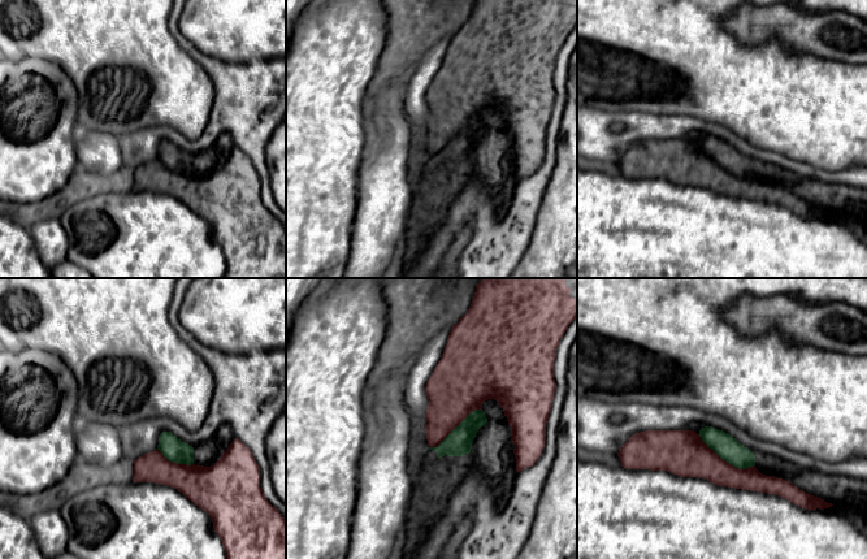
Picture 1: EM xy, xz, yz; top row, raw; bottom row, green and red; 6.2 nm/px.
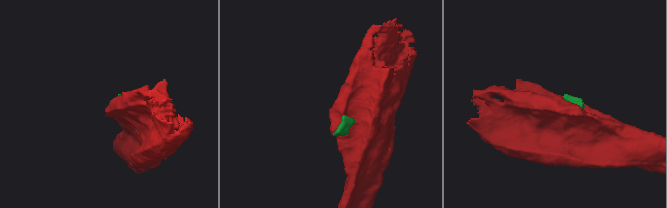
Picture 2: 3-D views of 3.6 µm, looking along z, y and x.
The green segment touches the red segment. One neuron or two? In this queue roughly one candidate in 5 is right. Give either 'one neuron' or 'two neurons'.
two neurons

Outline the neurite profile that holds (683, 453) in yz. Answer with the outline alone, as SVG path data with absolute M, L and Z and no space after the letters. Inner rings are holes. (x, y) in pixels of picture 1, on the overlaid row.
M645 430L620 448L621 467L667 471L681 477L705 478L718 486L775 494L806 510L833 504L807 494L790 481L766 476L755 465L740 469L723 460L694 430Z

